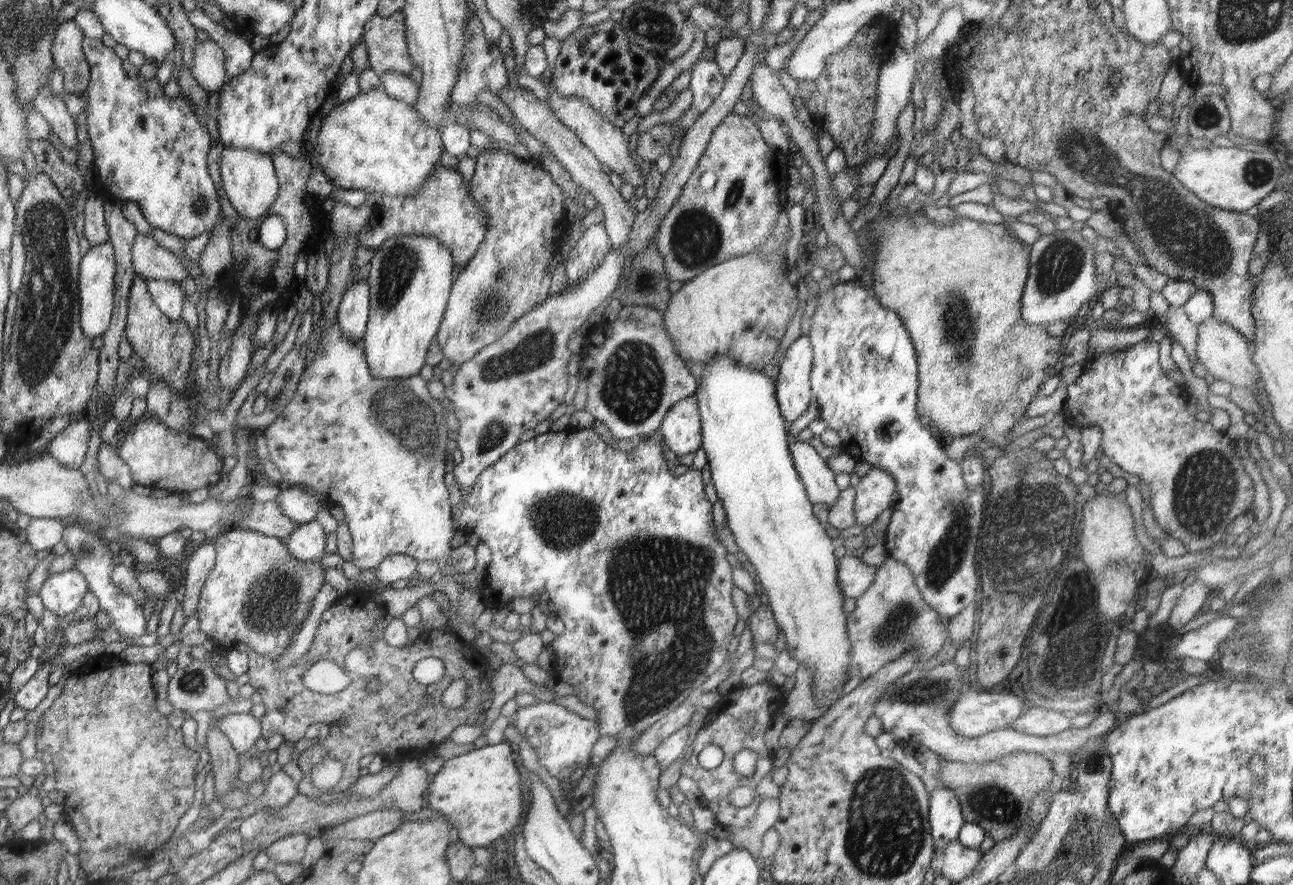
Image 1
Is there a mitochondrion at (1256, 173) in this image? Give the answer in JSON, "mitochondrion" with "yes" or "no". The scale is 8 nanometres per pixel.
{"mitochondrion":"yes"}

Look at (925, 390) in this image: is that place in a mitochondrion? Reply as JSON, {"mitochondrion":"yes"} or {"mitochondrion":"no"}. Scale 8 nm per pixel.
{"mitochondrion":"no"}

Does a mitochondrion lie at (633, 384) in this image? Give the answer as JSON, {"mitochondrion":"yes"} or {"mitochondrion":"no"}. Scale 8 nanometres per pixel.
{"mitochondrion":"yes"}

